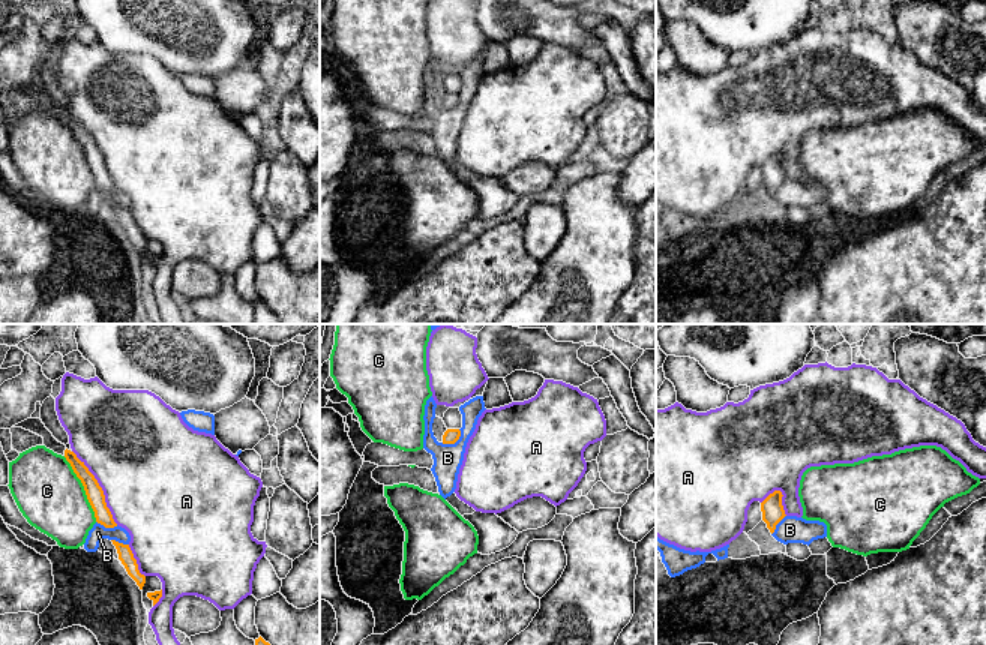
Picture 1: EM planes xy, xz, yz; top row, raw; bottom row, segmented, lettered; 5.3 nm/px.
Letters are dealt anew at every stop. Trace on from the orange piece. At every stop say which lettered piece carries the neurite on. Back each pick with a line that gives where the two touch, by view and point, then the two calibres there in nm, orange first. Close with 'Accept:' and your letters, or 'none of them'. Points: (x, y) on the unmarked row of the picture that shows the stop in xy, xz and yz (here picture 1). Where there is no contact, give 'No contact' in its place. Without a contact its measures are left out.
Accept: none of them

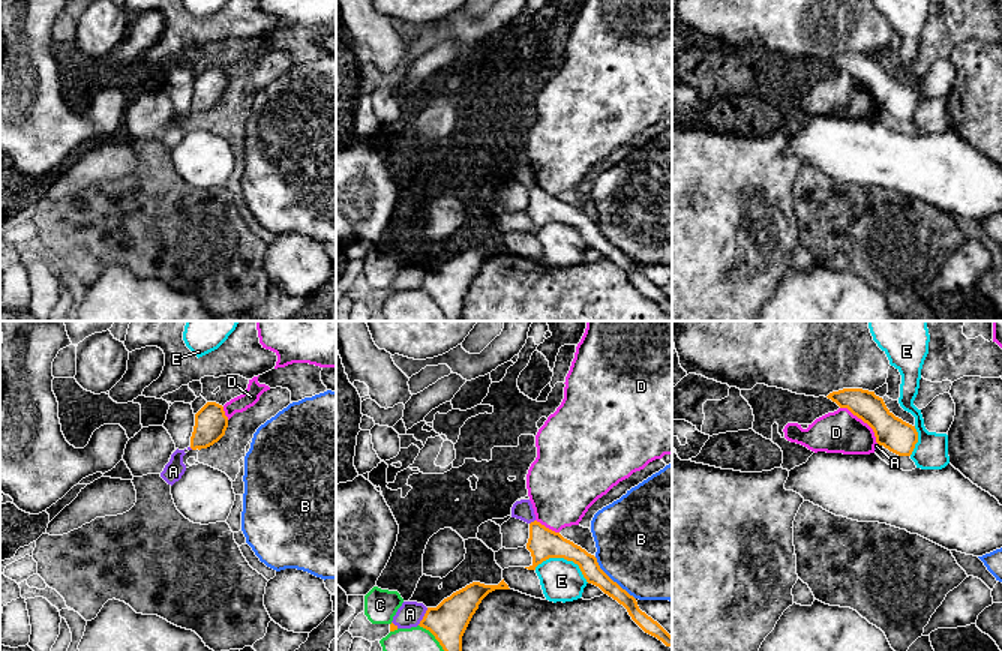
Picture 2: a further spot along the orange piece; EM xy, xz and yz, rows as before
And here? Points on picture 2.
Accept: none of them

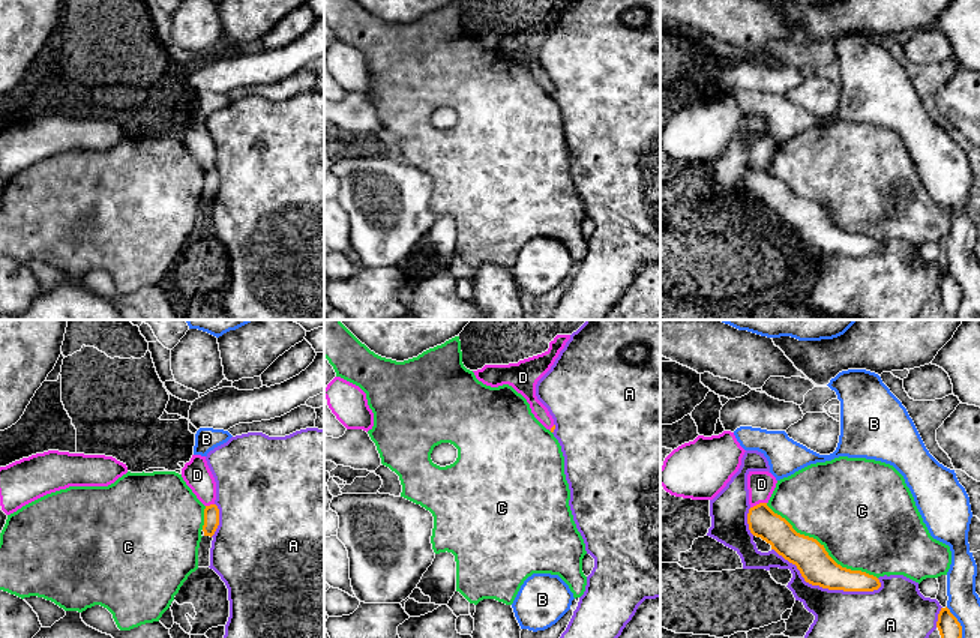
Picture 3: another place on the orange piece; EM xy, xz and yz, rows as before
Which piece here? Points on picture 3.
D: Touches orange at yz (760, 167). Thickness 160 nm (orange) against 140 nm
Accept: D

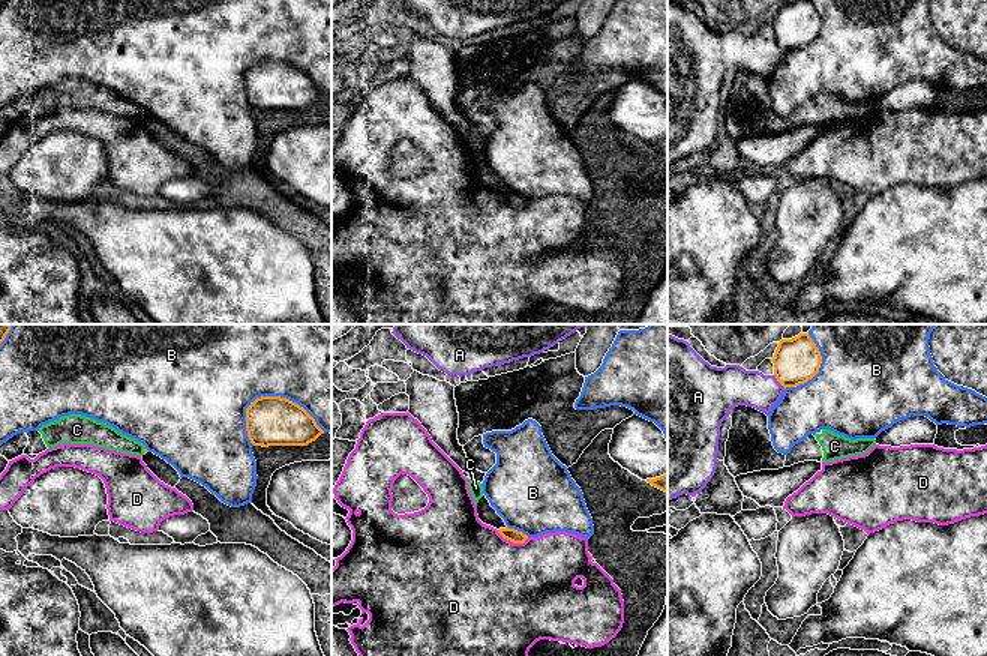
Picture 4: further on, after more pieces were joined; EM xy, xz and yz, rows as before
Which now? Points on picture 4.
Accept: none of them

